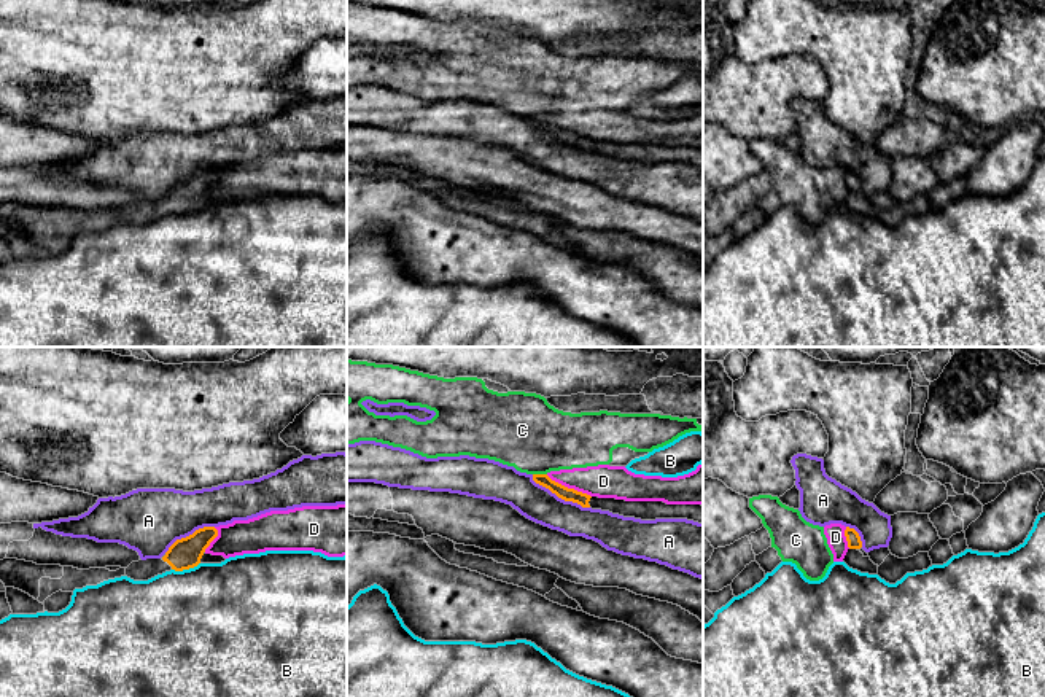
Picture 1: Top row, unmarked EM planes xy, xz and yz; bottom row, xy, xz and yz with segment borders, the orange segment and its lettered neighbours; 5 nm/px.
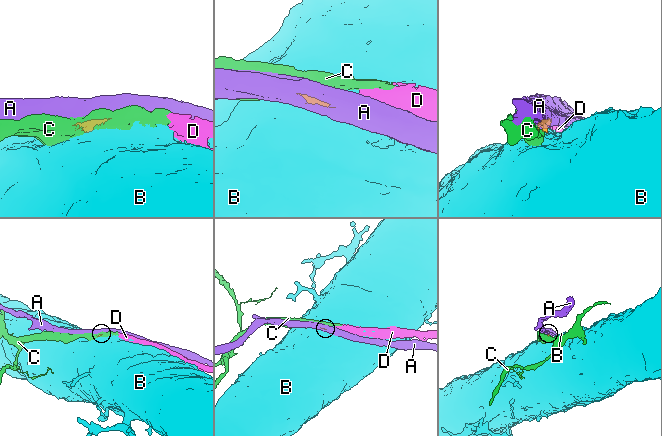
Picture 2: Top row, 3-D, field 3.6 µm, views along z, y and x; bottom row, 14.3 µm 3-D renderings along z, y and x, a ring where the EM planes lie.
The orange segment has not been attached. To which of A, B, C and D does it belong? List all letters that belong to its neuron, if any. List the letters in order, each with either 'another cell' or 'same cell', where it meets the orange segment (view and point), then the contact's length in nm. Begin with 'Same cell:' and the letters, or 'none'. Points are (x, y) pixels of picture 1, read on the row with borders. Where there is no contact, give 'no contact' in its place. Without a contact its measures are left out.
Same cell: none
A: another cell; contact xz (559, 497); length 340 nm
B: another cell; contact xy (185, 568); length 150 nm
C: another cell; contact xz (539, 475); length 70 nm
D: another cell; contact xz (567, 487); length 260 nm

